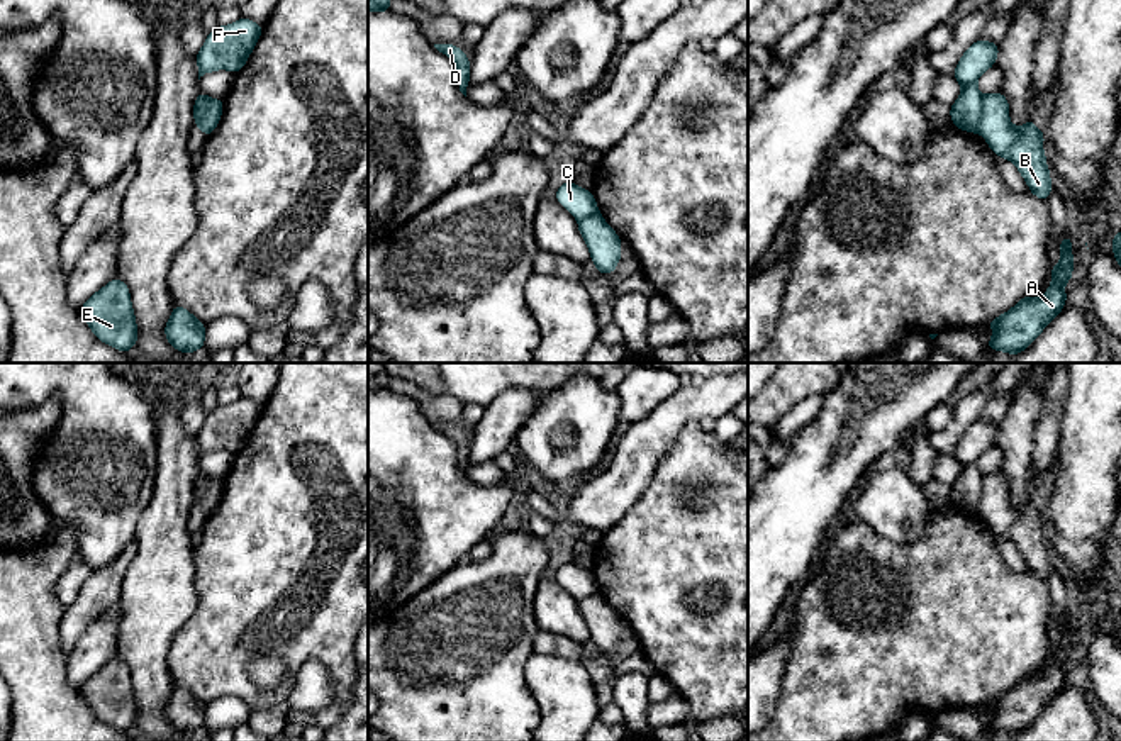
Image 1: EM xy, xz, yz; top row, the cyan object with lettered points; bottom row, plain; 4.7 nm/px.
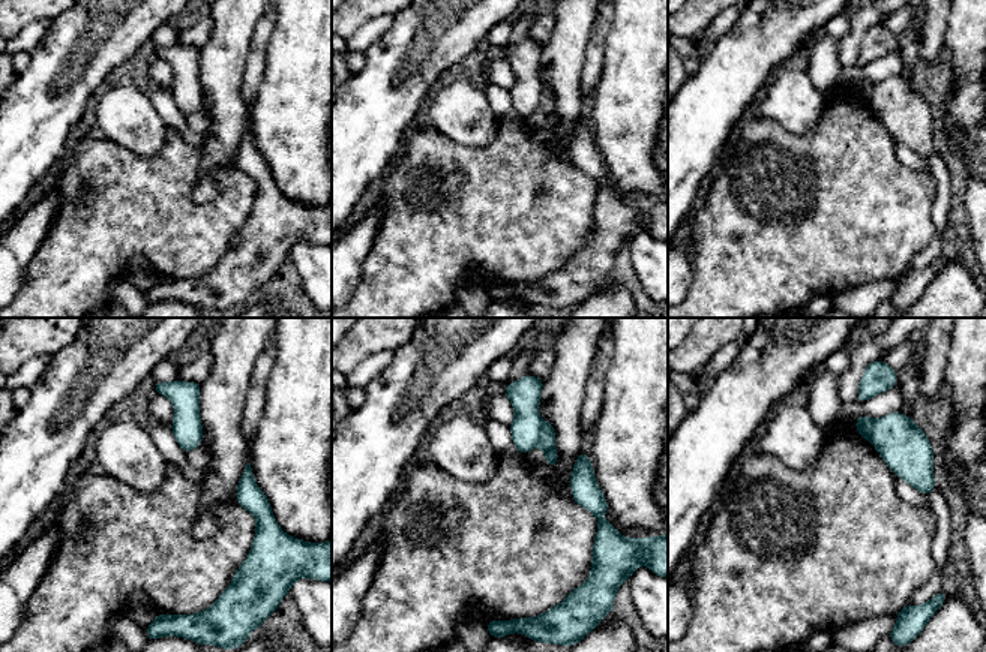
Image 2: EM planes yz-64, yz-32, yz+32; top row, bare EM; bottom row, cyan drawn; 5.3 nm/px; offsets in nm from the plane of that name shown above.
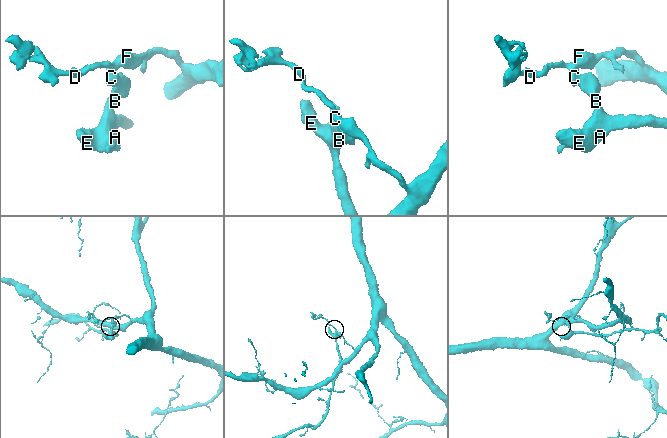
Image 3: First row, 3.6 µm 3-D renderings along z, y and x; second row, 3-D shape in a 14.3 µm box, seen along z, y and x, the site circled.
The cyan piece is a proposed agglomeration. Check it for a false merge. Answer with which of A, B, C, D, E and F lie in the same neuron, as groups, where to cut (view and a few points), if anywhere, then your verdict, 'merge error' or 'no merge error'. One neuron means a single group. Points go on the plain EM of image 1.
A B E / C D F | yz (984, 477), (977, 511) | merge error

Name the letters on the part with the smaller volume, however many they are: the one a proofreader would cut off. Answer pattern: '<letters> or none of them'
A, B, E

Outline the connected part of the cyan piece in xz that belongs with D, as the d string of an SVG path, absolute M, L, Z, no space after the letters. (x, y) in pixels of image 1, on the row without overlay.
M434 424L434 427L455 441L458 449L458 466L460 466L460 471L466 476L466 466L470 463L468 436L455 424Z

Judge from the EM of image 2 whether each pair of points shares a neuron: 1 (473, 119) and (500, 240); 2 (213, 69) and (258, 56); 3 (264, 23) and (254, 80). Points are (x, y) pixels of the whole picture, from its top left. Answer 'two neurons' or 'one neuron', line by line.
1: two neurons
2: two neurons
3: one neuron

